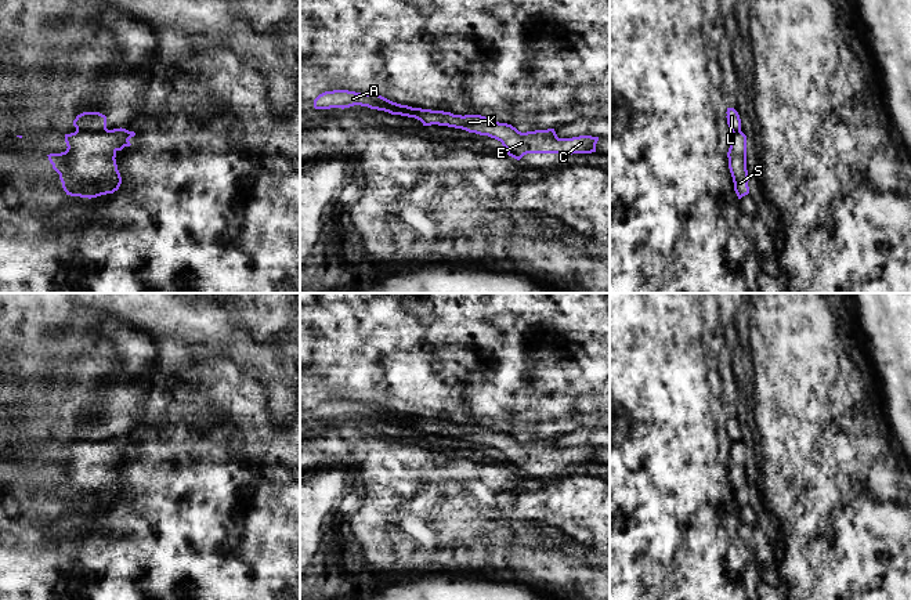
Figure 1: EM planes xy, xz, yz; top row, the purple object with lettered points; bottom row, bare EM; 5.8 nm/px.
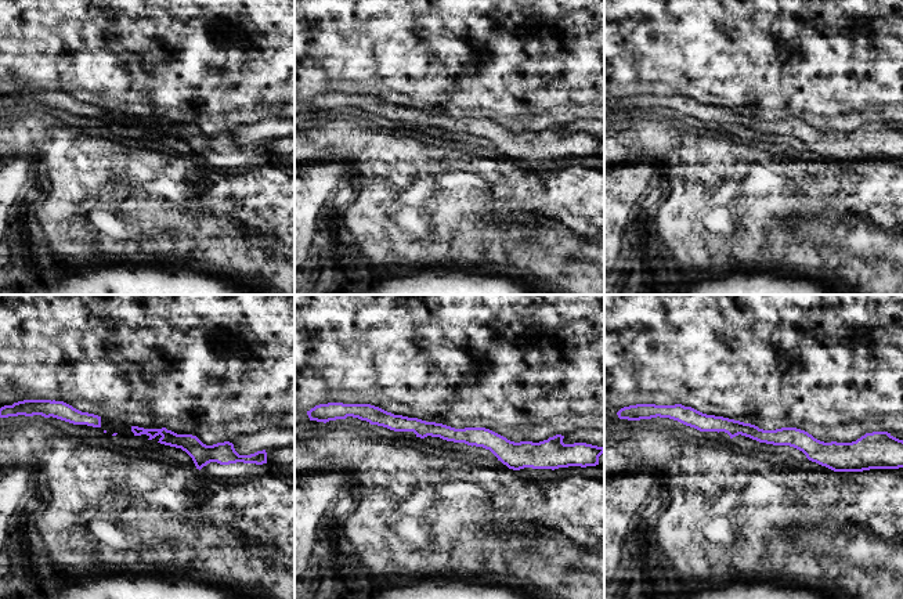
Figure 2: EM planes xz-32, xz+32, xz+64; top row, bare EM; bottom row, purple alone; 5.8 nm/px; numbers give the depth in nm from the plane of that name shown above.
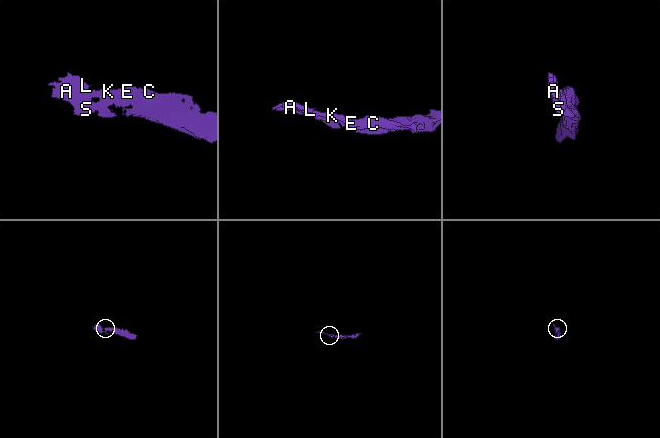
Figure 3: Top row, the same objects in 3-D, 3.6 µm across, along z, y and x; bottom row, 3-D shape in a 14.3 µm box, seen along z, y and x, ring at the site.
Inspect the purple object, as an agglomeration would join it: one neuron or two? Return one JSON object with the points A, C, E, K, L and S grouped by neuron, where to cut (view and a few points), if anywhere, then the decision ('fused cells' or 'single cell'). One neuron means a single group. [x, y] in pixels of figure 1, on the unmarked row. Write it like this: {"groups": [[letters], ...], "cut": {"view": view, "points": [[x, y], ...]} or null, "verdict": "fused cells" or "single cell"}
{"groups": [["A", "C", "E", "K", "S"], ["L"]], "cut": {"view": "xz", "points": [[368, 404], [386, 415], [412, 418]]}, "verdict": "fused cells"}

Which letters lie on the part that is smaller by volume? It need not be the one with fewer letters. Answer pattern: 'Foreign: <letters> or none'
Foreign: L

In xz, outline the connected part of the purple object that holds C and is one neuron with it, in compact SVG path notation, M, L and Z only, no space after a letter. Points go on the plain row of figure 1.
M333 400L319 404L314 409L315 419L350 418L354 415L384 420L391 424L415 427L423 435L448 435L462 438L469 442L488 445L502 452L507 465L520 470L527 463L592 463L596 462L599 447L579 445L572 448L558 448L554 438L521 442L507 433L499 433L481 424L453 424L444 420L422 418L402 419L400 416L386 416L377 412L368 402L348 400Z

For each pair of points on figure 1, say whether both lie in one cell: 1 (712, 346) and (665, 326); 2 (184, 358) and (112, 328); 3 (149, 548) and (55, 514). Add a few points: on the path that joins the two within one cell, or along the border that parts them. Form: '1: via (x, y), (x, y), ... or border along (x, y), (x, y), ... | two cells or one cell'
1: border along (702, 329), (702, 344), (707, 350) | two cells
2: border along (132, 324), (155, 346), (156, 368), (151, 378) | two cells
3: border along (62, 510), (62, 514), (54, 523), (44, 524) | two cells

